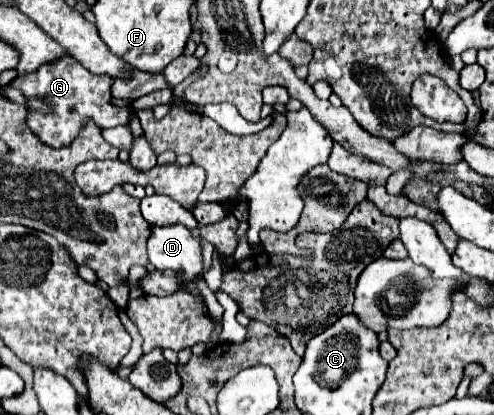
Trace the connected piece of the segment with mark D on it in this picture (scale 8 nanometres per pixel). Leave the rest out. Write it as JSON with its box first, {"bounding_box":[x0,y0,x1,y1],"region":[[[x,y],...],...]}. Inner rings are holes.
{"bounding_box":[148,224,202,280],"region":[[[184,224],[154,226],[148,238],[148,258],[156,270],[182,270],[186,280],[202,272],[200,240]]]}

